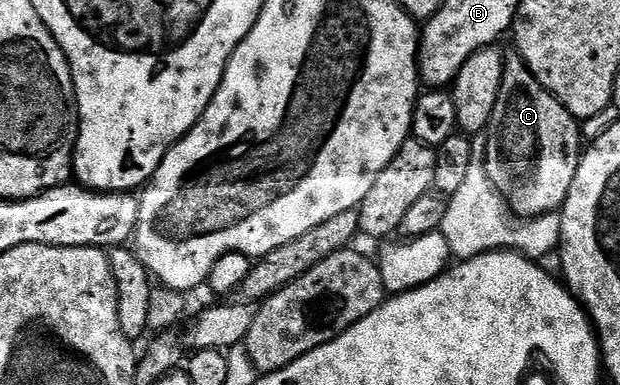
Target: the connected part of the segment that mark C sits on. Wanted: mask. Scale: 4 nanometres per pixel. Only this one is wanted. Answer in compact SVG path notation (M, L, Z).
M514 51L504 56L501 89L497 91L497 103L493 107L493 115L489 119L485 134L485 171L491 183L506 198L510 212L519 219L543 217L547 213L556 212L567 200L573 175L577 175L581 156L581 125L548 89L537 83L533 71L529 71L527 64Z

